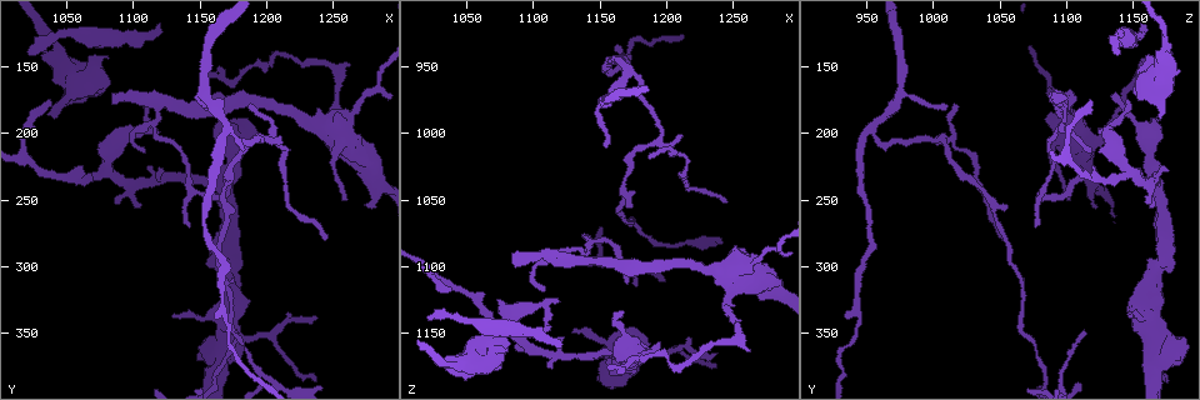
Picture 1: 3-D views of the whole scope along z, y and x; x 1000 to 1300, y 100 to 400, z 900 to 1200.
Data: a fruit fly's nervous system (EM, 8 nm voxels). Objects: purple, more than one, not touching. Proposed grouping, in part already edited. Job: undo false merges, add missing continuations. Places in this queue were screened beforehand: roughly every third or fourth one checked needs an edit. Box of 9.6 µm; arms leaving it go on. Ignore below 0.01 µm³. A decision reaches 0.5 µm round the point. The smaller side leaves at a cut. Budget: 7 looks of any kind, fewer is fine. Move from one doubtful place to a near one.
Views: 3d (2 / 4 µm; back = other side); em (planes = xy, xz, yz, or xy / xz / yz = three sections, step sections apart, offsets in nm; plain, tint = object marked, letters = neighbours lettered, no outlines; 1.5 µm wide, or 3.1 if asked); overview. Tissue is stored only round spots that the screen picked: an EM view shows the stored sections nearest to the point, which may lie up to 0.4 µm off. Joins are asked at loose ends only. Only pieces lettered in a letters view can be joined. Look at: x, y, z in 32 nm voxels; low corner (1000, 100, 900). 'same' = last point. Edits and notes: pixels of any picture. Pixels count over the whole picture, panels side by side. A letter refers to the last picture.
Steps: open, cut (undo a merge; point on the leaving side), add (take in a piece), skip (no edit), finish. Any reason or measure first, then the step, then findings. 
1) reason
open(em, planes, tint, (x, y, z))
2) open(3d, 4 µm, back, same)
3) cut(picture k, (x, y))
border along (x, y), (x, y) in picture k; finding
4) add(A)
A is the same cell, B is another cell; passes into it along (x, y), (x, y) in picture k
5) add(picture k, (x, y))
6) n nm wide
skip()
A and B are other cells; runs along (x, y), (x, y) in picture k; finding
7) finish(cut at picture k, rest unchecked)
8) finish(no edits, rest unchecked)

branch stops here
open(3d, 4 µm, (1240, 336, 1164))

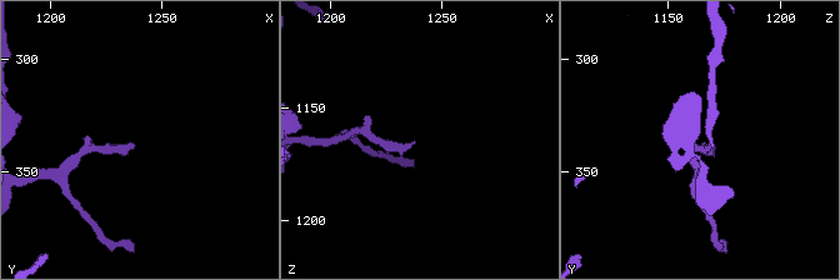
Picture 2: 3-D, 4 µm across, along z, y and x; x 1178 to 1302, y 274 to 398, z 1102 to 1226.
open(em, xy, step 4, tint, (1237, 338, 1166))

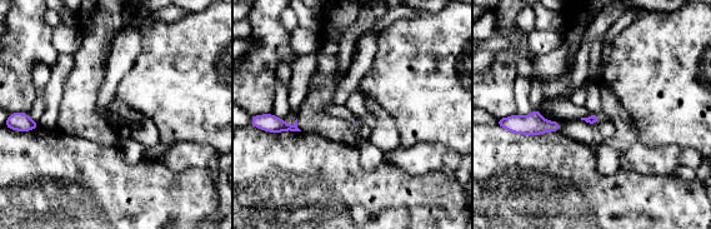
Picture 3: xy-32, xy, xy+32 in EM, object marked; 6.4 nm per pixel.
another direction
open(em, planes, letters, same)

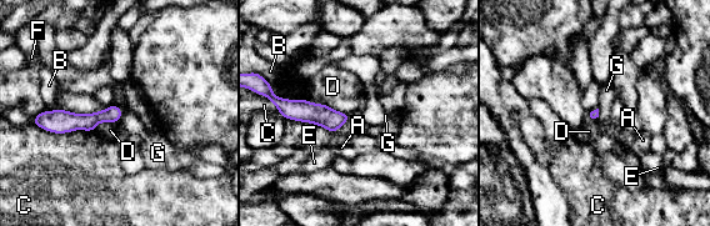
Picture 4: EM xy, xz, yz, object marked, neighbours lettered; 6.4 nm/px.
skip()
A, B, C, D, E, F and G are other cells; no lettered piece goes on from it

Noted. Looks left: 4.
branch point
open(em, yz, step 4, plain, (1196, 204, 1006))

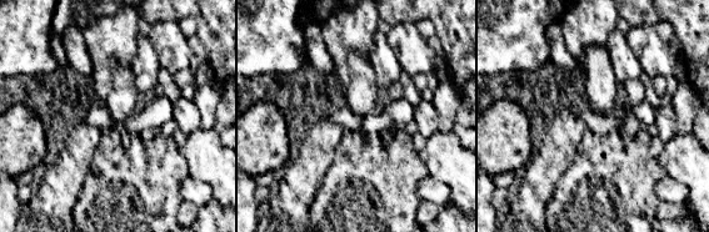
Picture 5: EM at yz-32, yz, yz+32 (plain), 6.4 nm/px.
see the neighbours
open(em, yz, step 4, letters, same)

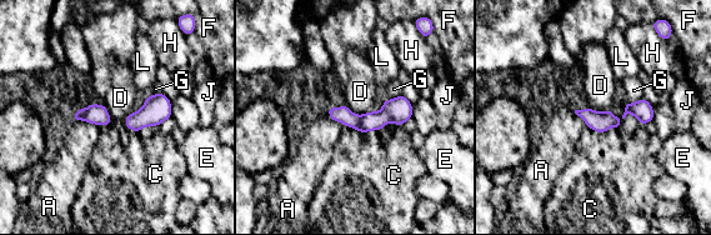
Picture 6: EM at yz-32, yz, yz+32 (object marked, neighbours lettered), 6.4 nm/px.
skip()
A, C, D, E, F, G, H, J and L are other cells; runs along (331, 110), (351, 120), (409, 115) in picture 6; continuous, no second neuron

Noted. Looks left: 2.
free end
open(em, xy, step 4, tint, (1084, 176, 1098))

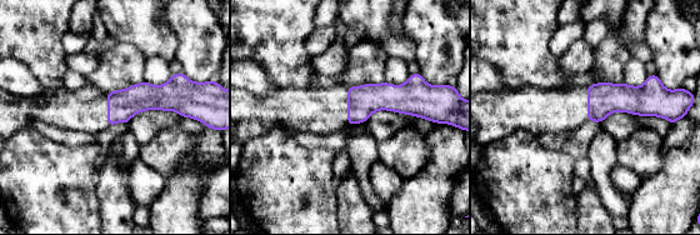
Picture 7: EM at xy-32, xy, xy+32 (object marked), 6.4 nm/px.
see the neighbours
open(em, xy, step 4, letters, same)

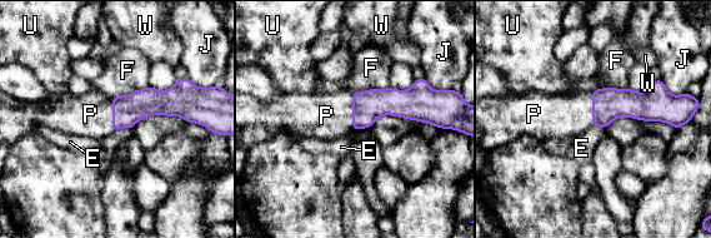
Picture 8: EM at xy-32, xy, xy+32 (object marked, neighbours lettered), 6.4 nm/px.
add(P)
P is the same cell, E, F, J, U and W are other cells; the neuron continues

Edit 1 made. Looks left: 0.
finish(add at picture 8, rest unchecked)

